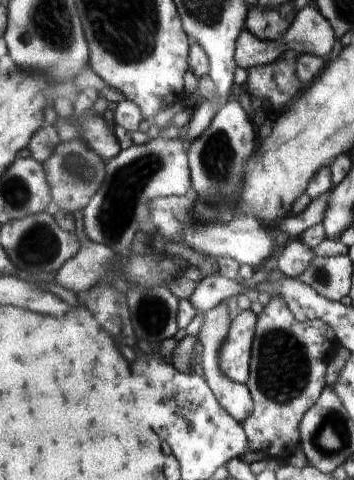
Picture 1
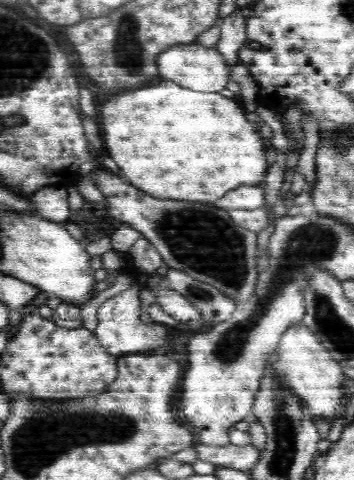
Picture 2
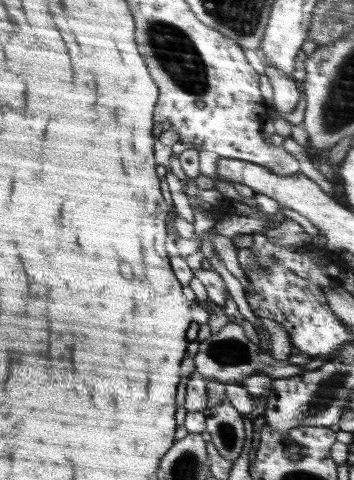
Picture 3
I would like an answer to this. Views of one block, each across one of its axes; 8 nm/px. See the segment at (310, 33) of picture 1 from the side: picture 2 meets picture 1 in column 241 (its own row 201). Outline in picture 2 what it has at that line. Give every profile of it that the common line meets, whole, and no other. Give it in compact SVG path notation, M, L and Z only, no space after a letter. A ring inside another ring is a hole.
M44 186L38 192L34 192L34 196L30 198L36 202L42 220L62 224L68 222L72 216L66 186Z

